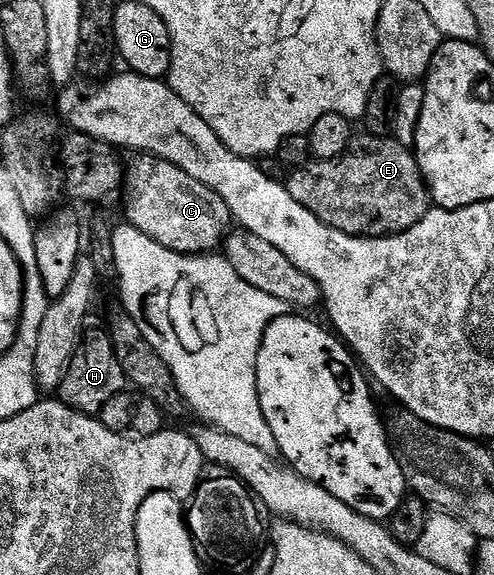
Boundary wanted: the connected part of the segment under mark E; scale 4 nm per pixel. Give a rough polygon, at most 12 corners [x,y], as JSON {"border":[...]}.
{"border":[[355,134],[338,159],[289,172],[315,217],[419,215],[418,156]]}

